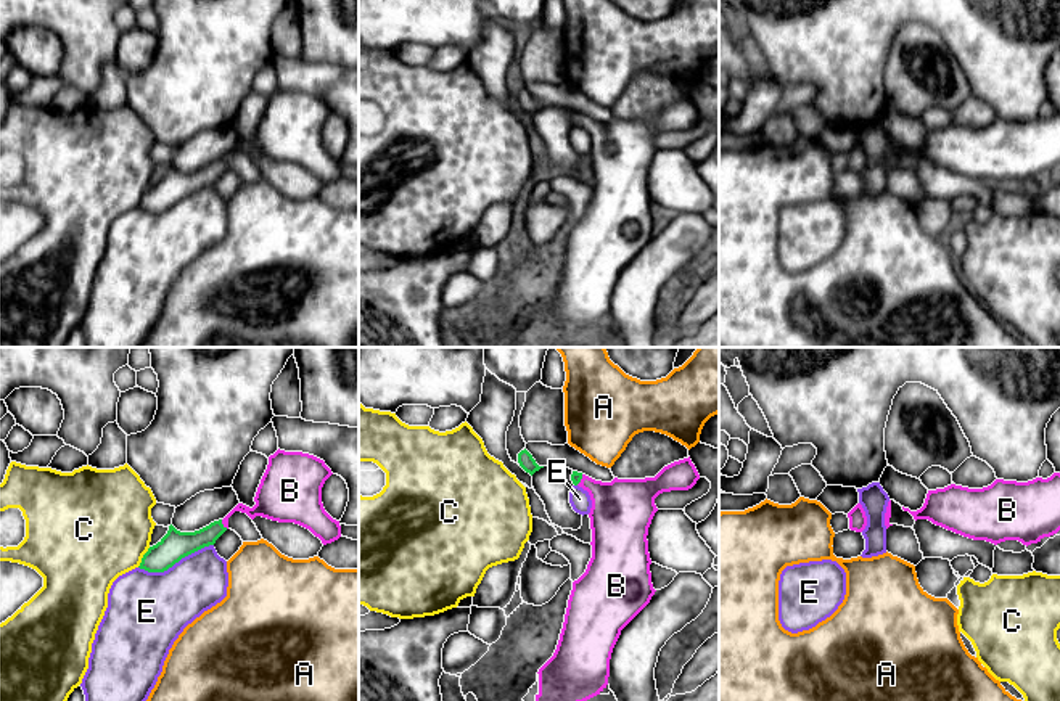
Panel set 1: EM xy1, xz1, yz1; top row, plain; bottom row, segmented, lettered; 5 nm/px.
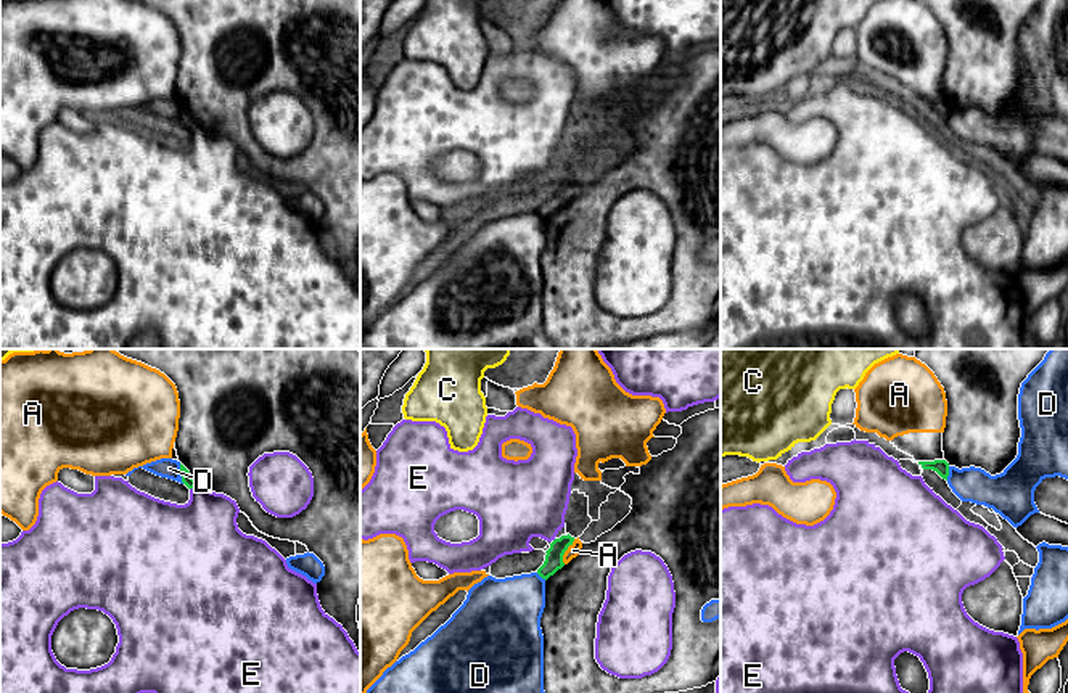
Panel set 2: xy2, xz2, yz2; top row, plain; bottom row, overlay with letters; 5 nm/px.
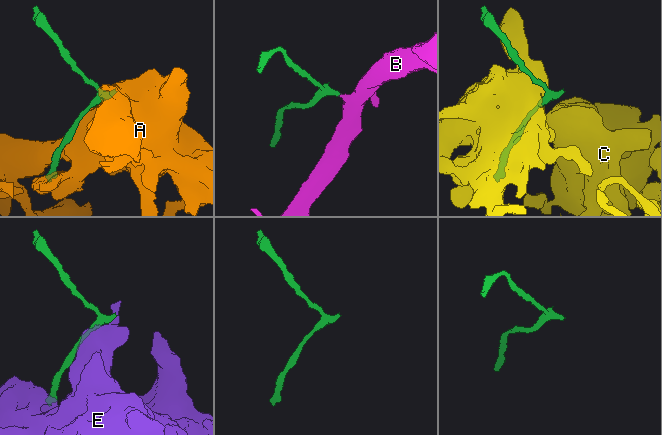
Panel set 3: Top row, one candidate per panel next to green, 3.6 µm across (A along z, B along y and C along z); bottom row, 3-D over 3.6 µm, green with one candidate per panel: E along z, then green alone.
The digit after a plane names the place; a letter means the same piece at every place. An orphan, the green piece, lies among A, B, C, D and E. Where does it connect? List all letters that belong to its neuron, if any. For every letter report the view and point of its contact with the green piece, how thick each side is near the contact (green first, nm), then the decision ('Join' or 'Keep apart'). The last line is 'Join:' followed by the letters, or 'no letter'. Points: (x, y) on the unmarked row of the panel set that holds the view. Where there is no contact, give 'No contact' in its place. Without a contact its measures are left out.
A: Touches green at xz2 (565, 190). Thickness 100 nm (green) against 70 nm. Keep apart
B: Touches green at xy1 (222, 164). Thickness 140 nm (green) against 130 nm. Join
C: Touches green at xy1 (143, 196). Thickness 150 nm (green) against 480 nm. Keep apart
D: Touches green at xy2 (180, 113). Thickness 60 nm (green) against 100 nm. Keep apart
E: Touches green at xy1 (176, 201). Thickness 150 nm (green) against 360 nm. Keep apart
Join: B

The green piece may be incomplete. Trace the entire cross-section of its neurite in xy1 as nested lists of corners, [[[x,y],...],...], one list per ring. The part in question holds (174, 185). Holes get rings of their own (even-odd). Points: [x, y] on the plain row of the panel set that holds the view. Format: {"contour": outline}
{"contour": [[[278,88],[269,96],[253,148],[238,143],[224,159],[195,172],[180,172],[171,164],[167,174],[143,195],[138,207],[164,212],[182,198],[214,185],[228,169],[228,158],[235,151],[246,153],[251,159],[262,156],[294,162],[309,169],[323,185],[331,183],[341,177],[339,161],[322,143],[322,127],[331,114],[325,101],[314,95]]]}

